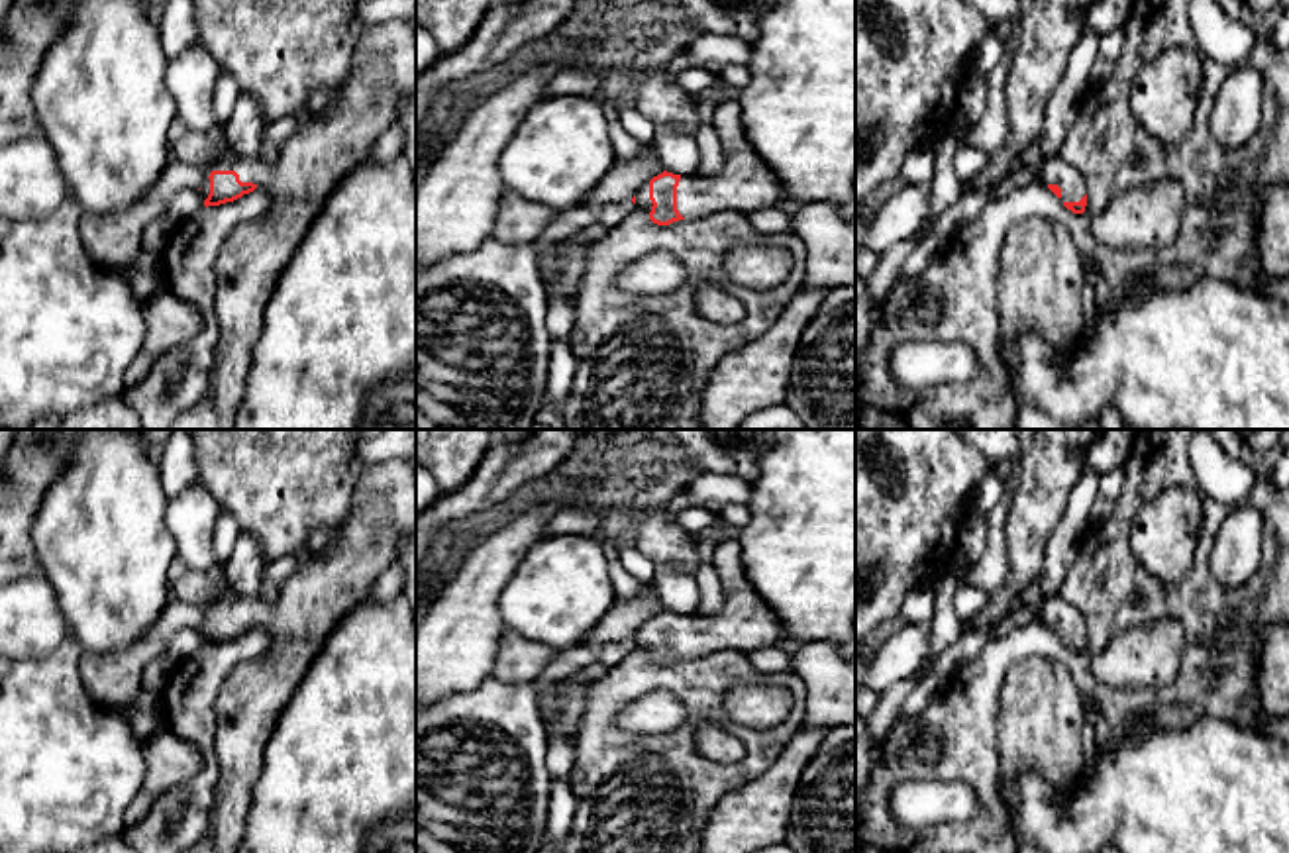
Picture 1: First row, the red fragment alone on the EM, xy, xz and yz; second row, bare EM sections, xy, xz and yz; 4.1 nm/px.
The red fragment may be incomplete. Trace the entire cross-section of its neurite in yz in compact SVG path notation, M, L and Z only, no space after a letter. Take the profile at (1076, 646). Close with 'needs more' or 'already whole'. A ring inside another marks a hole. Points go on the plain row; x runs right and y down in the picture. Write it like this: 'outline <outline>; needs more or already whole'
outline M1061 592L1044 598L1040 622L1046 624L1073 653L1085 651L1087 633L1083 612L1065 600Z; needs more

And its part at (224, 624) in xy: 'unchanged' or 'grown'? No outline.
grown

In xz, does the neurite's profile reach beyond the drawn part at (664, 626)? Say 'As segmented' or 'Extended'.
Extended

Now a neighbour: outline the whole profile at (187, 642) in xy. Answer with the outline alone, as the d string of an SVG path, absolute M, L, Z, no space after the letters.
M184 627L180 629L167 649L163 651L175 665L179 665L184 659L194 657L198 651L202 651L204 645L204 635L198 627Z

